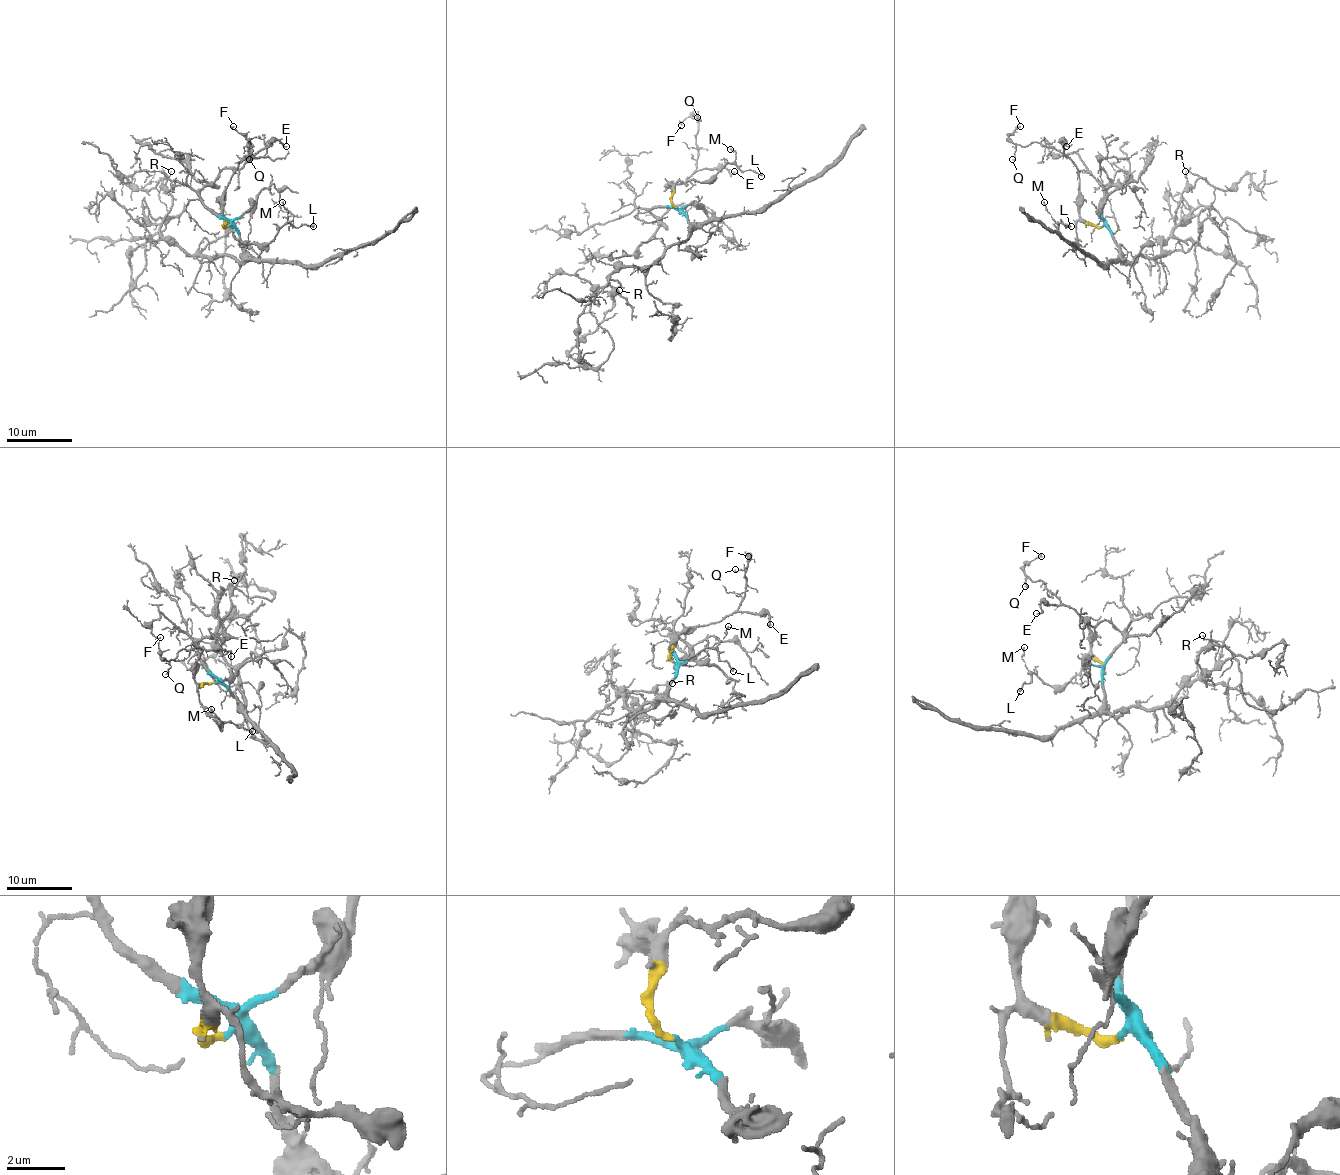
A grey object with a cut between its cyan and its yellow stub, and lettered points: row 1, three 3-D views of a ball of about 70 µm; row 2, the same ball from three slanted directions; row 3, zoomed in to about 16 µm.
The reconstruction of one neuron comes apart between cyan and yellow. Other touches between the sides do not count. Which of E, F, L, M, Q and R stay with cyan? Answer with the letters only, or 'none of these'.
R

